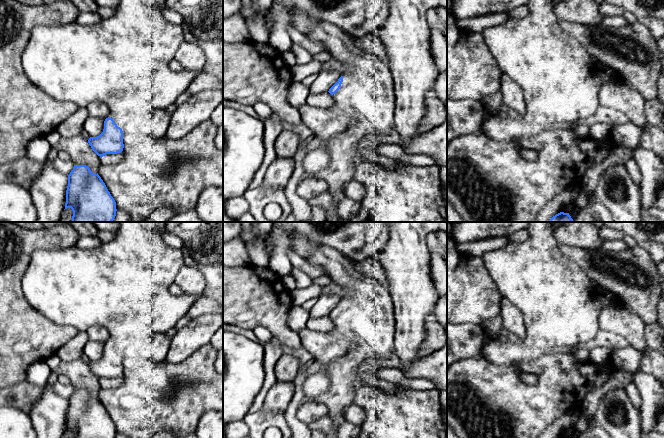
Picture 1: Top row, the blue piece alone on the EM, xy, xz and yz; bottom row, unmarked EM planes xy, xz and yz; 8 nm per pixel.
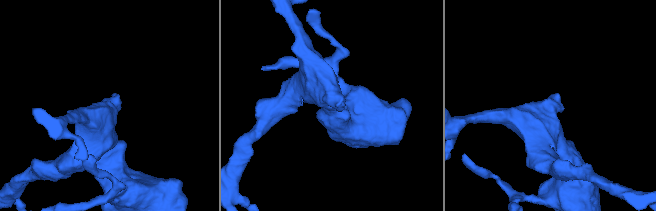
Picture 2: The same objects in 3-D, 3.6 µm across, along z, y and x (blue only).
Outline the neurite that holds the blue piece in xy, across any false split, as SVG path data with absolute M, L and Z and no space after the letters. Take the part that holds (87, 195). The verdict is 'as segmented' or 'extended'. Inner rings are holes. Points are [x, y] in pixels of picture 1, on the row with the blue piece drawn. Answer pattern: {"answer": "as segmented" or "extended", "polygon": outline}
{"answer": "as segmented", "polygon": "M74 165L68 175L65 209L73 211L72 222L112 222L116 216L116 202L105 183L97 174L93 174L86 165Z"}

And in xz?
{"answer": "extended", "polygon": "M348 74L341 76L338 81L328 91L334 98L335 103L328 108L319 108L308 105L302 105L298 111L302 122L309 127L315 136L322 142L329 141L331 138L342 137L348 129L358 122L367 119L371 122L373 113L377 110L379 98L393 98L395 105L394 85L372 85L360 83L354 80Z"}

